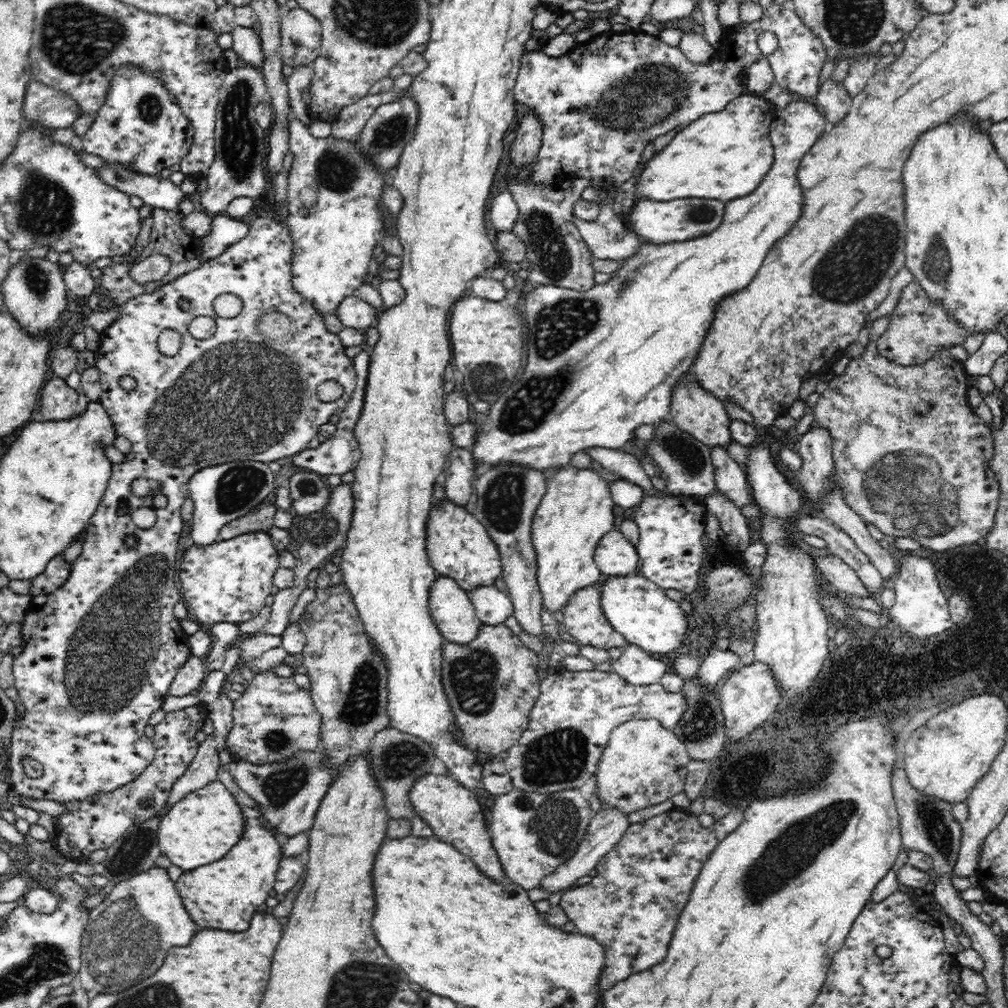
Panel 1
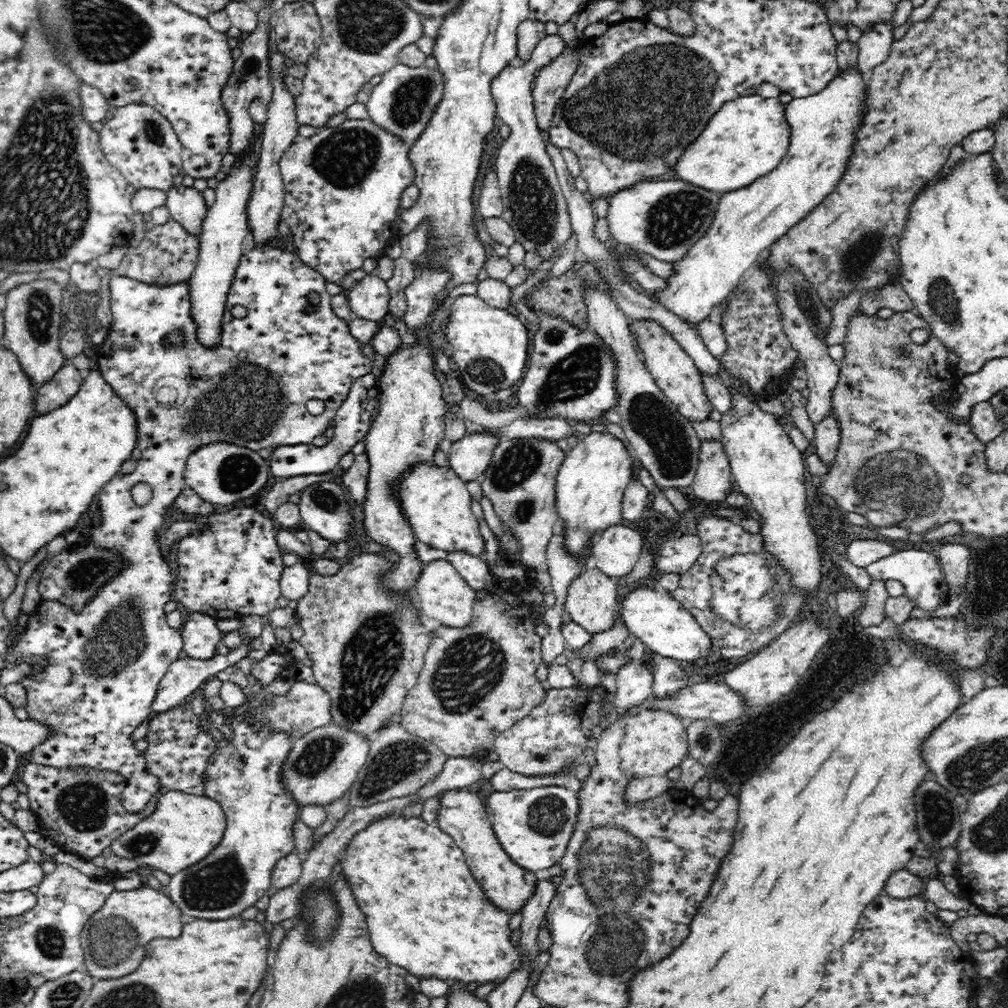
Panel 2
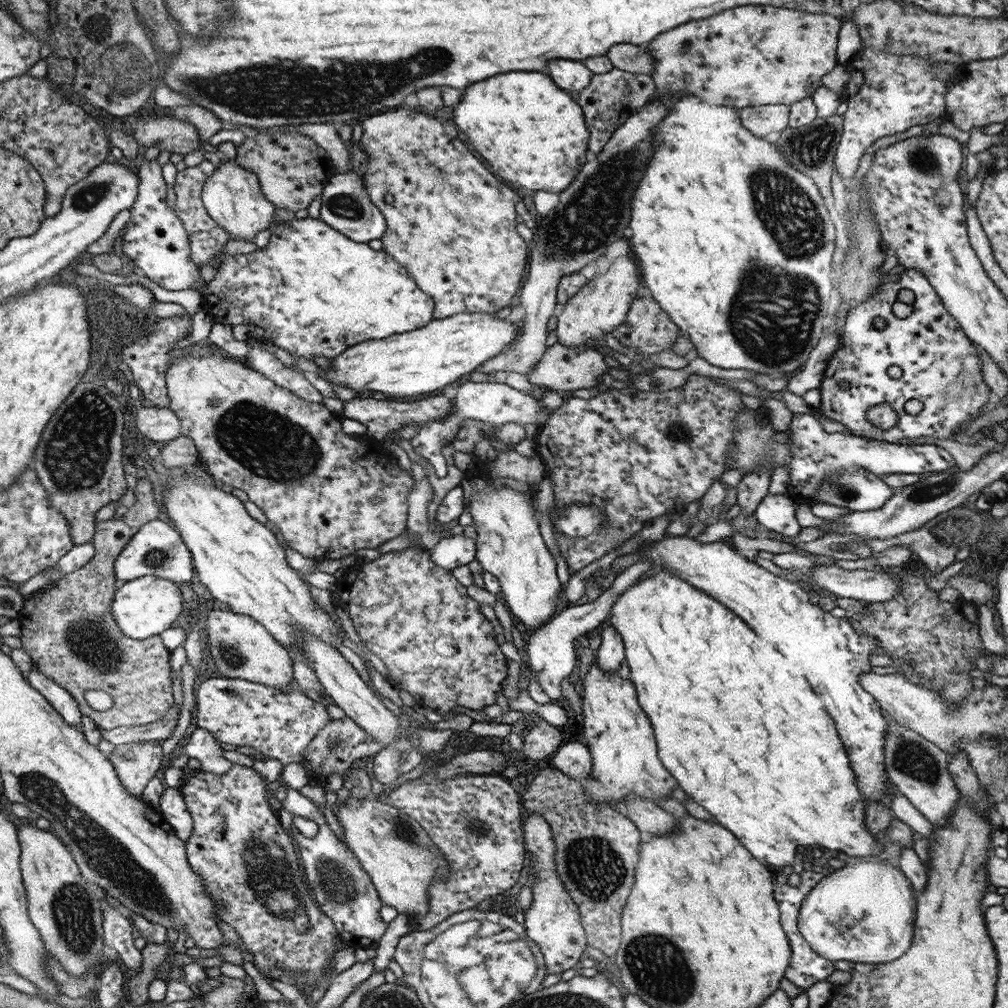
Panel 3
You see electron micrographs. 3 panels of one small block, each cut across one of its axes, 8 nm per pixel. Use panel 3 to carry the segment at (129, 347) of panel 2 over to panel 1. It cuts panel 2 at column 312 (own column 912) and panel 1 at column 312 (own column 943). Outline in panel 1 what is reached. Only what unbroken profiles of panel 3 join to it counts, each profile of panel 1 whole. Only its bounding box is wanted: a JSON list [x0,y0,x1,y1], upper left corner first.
[7,218,357,803]

